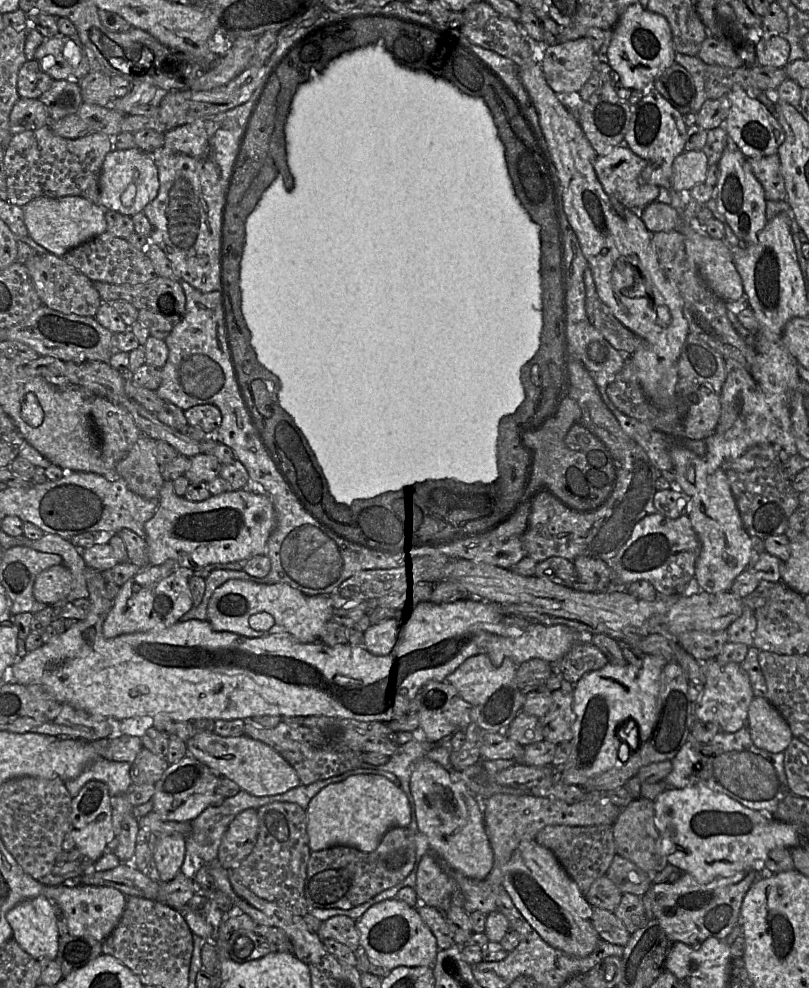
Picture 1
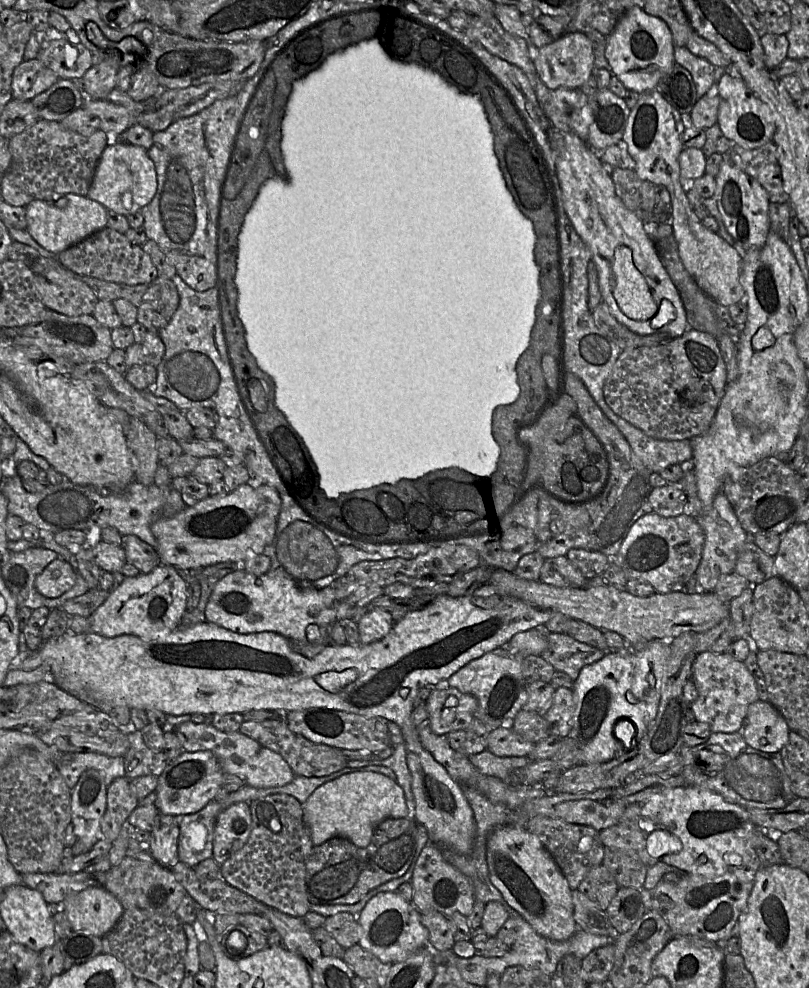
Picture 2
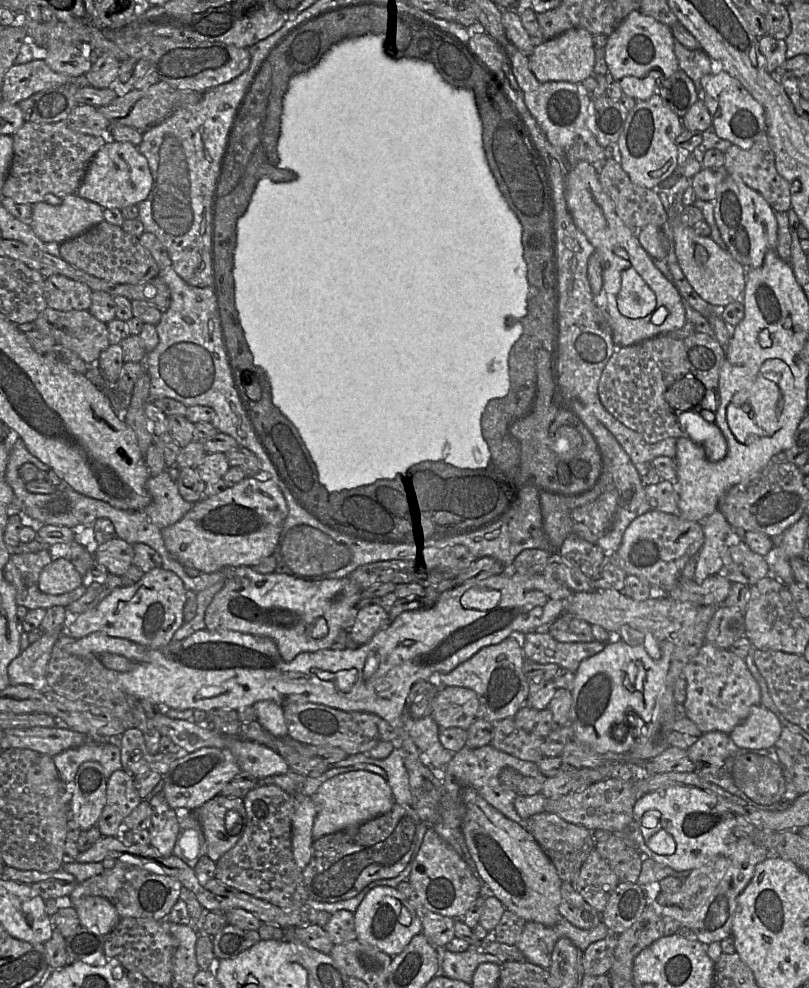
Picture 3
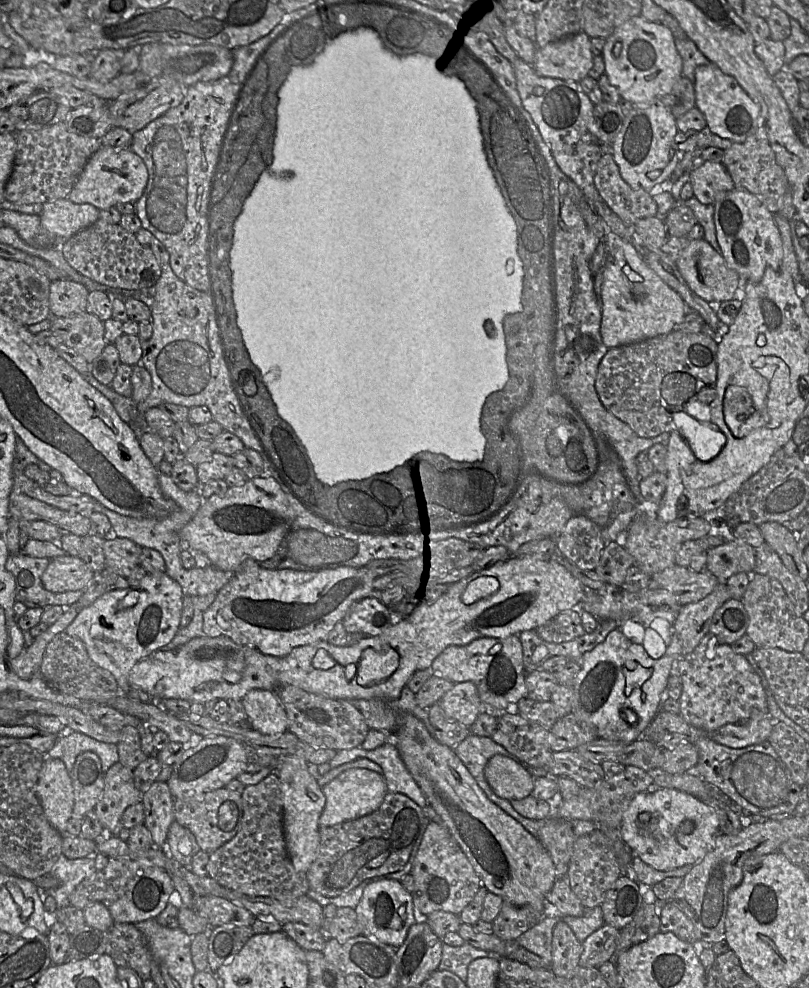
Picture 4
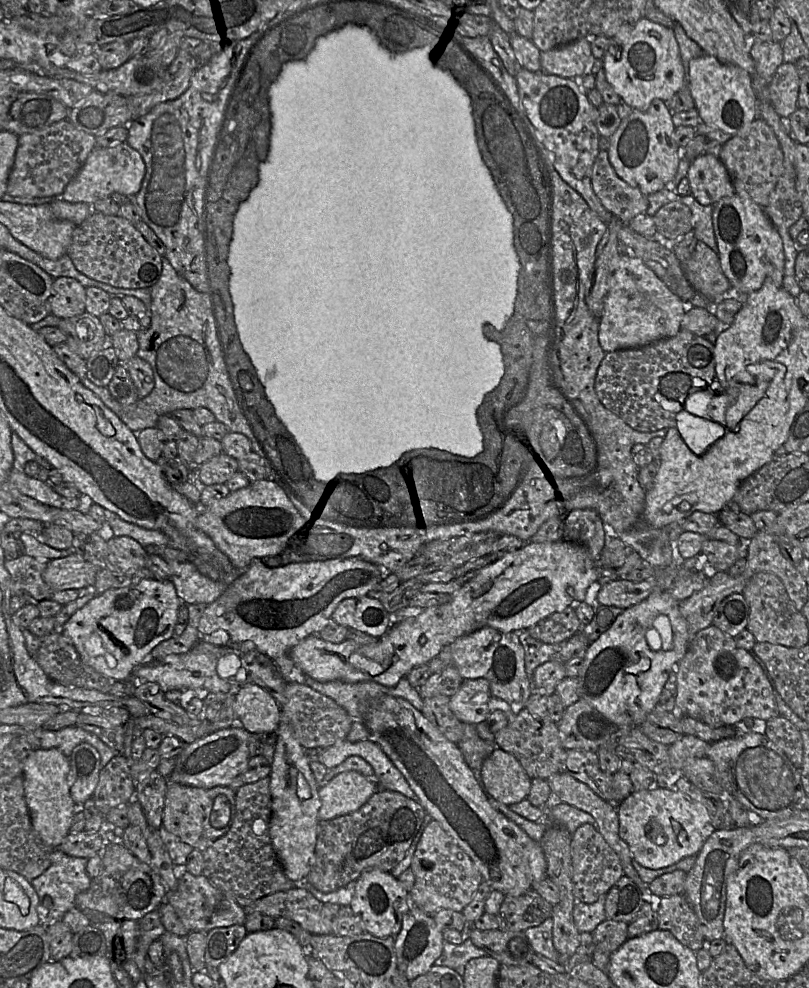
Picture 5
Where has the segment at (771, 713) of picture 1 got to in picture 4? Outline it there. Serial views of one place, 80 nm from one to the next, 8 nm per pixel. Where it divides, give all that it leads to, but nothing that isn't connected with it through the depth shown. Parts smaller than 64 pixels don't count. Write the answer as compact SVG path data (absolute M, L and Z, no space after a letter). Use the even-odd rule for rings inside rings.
M753 709L750 717L735 724L727 724L714 731L707 731L708 736L719 744L731 748L744 748L768 741L772 728L772 716L758 709Z

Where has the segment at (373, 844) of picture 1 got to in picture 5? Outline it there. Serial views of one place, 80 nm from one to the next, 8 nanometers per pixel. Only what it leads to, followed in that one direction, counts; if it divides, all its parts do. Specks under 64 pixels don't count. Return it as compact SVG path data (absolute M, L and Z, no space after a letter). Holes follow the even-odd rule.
M356 771L333 777L320 787L320 820L329 820L358 810L378 790L377 781Z

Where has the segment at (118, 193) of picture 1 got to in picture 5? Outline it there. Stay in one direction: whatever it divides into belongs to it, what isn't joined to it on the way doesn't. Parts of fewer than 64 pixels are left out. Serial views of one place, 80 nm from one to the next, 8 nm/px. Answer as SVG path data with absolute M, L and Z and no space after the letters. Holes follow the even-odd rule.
M127 143L105 148L95 148L67 184L60 198L69 203L87 203L92 205L97 200L120 193L133 198L139 191L145 176L145 163L142 156Z

